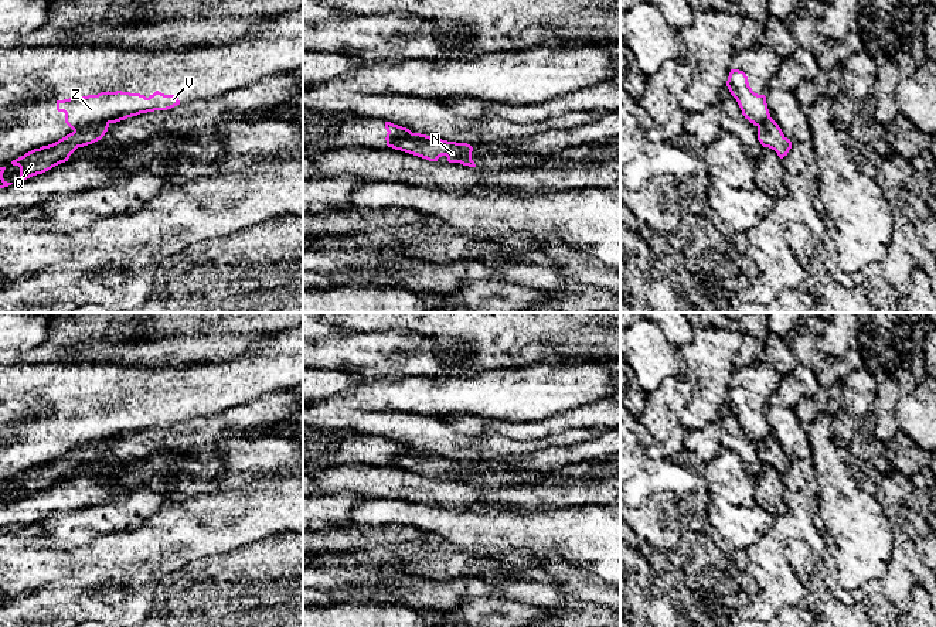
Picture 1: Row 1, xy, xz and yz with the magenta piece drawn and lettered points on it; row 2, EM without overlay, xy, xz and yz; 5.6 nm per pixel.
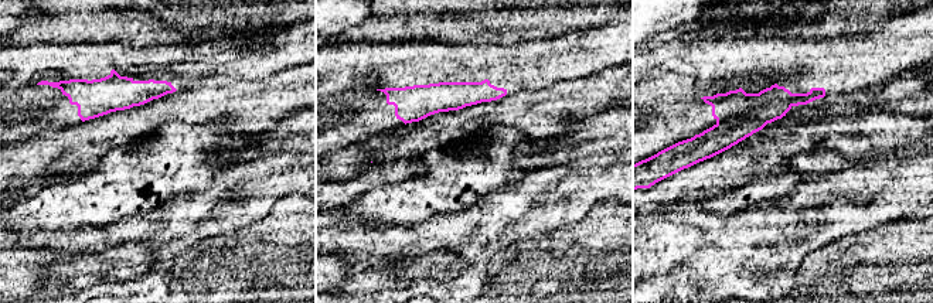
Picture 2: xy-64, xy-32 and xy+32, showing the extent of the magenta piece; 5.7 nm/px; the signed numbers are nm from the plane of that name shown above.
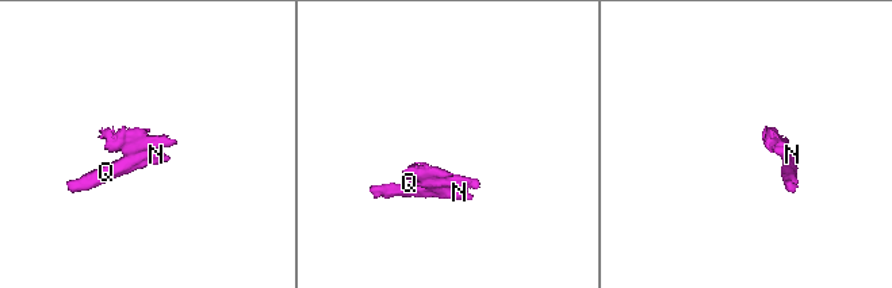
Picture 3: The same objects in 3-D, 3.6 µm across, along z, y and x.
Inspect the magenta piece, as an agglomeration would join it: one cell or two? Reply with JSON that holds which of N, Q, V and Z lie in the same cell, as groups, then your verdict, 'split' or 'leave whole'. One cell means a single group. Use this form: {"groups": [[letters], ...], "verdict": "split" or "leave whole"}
{"groups": [["N", "Q"], ["V", "Z"]], "verdict": "split"}

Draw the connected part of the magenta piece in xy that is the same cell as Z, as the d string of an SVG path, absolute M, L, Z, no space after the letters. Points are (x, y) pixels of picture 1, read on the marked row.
M108 91L98 95L57 100L57 110L65 113L65 123L72 130L81 130L113 119L167 110L177 105L180 105L177 95L164 95L159 91L149 98L140 93Z

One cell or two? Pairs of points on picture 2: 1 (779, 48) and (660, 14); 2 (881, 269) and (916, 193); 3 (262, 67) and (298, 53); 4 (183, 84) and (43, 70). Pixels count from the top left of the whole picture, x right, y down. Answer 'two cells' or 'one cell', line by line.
1: two cells
2: two cells
3: one cell
4: one cell

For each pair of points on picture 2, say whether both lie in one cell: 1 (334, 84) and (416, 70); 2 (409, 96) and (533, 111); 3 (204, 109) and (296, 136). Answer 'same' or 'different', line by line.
1: same
2: different
3: different

